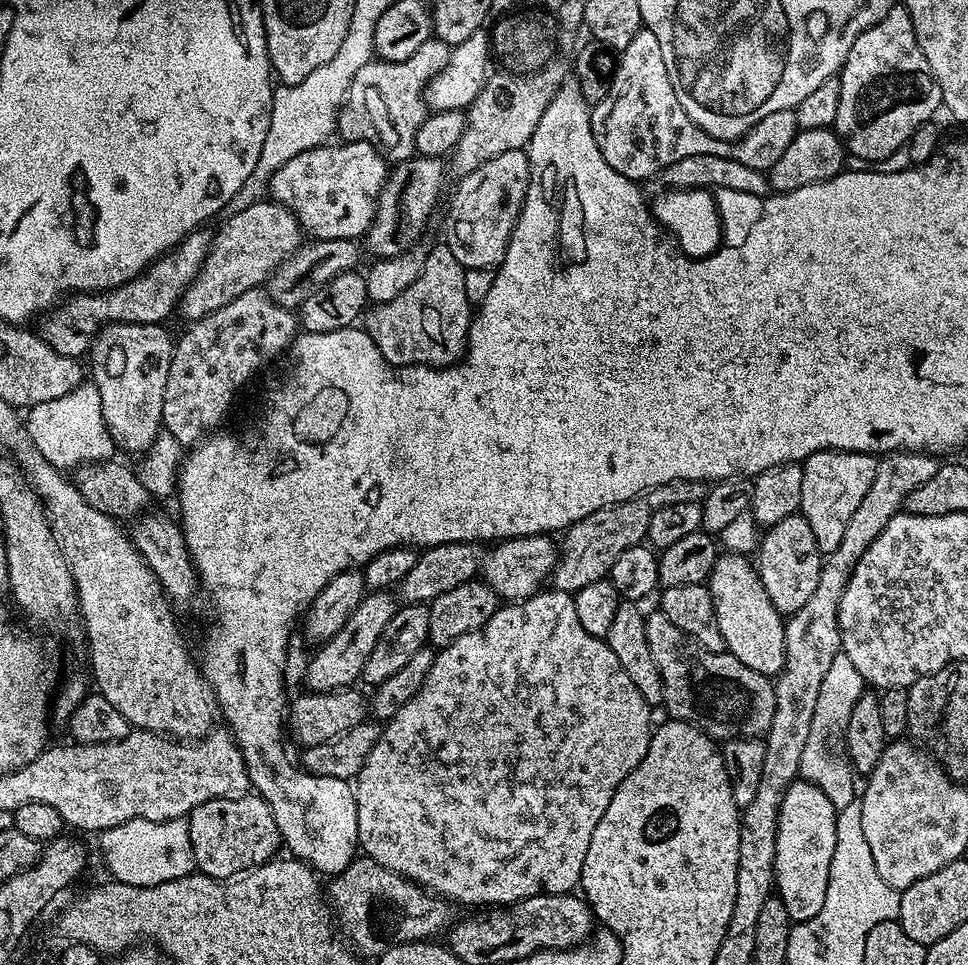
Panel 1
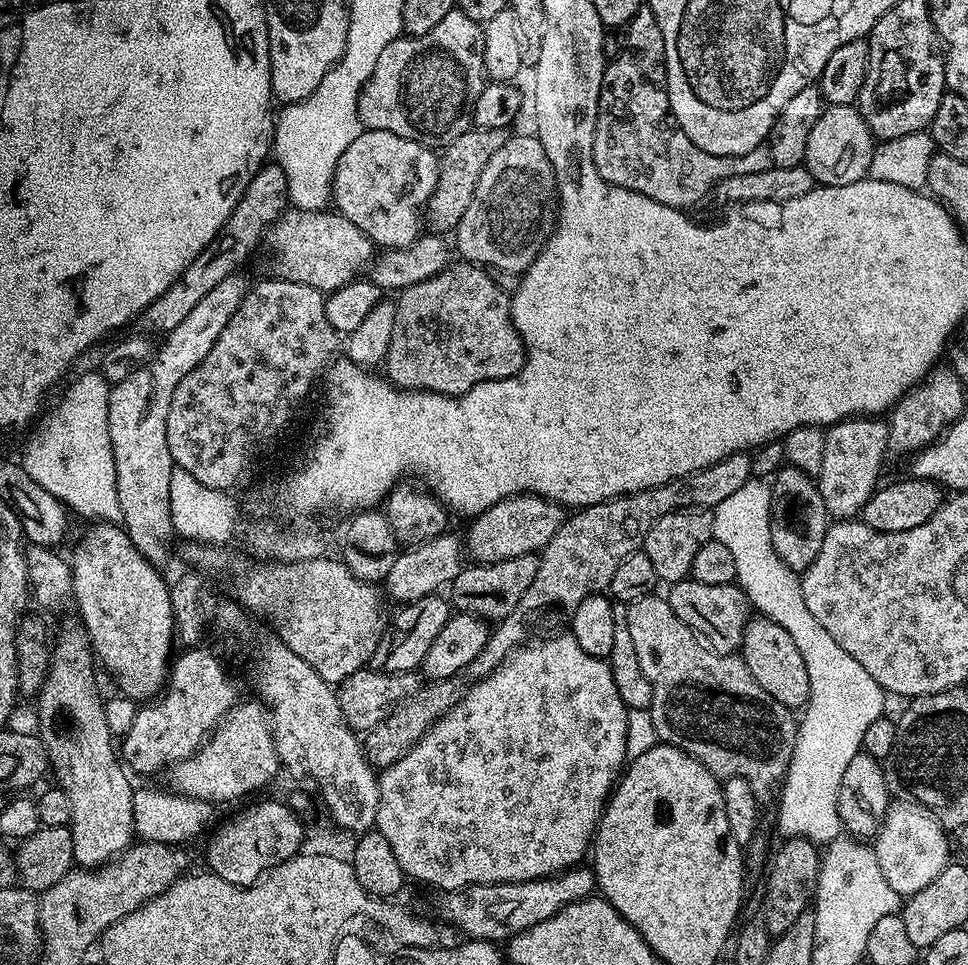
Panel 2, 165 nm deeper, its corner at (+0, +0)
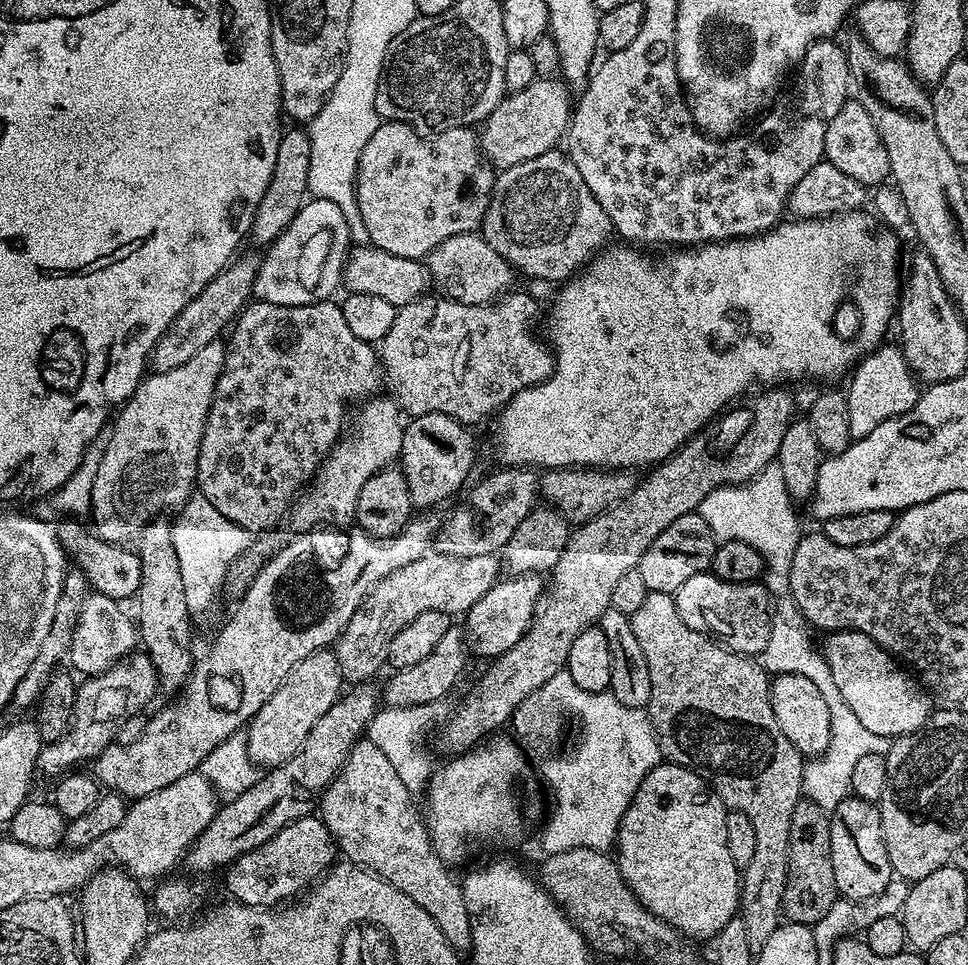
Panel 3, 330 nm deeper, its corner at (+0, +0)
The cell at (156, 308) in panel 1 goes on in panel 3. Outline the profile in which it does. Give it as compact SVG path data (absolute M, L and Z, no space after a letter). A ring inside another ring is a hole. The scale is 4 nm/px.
M288 126L281 131L278 142L278 158L274 162L274 174L258 210L254 214L250 240L267 246L277 240L294 222L298 210L309 199L308 179L310 178L310 138L300 126ZM292 127L292 128L288 128Z

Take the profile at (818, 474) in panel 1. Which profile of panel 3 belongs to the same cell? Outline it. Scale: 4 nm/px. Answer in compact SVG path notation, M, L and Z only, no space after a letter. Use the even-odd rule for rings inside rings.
M881 343L875 350L869 351L851 373L852 381L846 387L846 395L852 440L866 438L877 426L882 426L882 422L890 422L890 418L906 414L906 410L913 408L920 397L921 385L906 362L904 351L895 343L888 343Z

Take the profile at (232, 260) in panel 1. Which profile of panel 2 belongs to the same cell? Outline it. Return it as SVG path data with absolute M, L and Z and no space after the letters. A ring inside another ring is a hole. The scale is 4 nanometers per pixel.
M289 207L269 226L266 248L267 244L276 255L272 268L279 279L302 282L302 286L314 286L325 294L357 279L374 259L372 240L350 218L335 210L315 212Z

